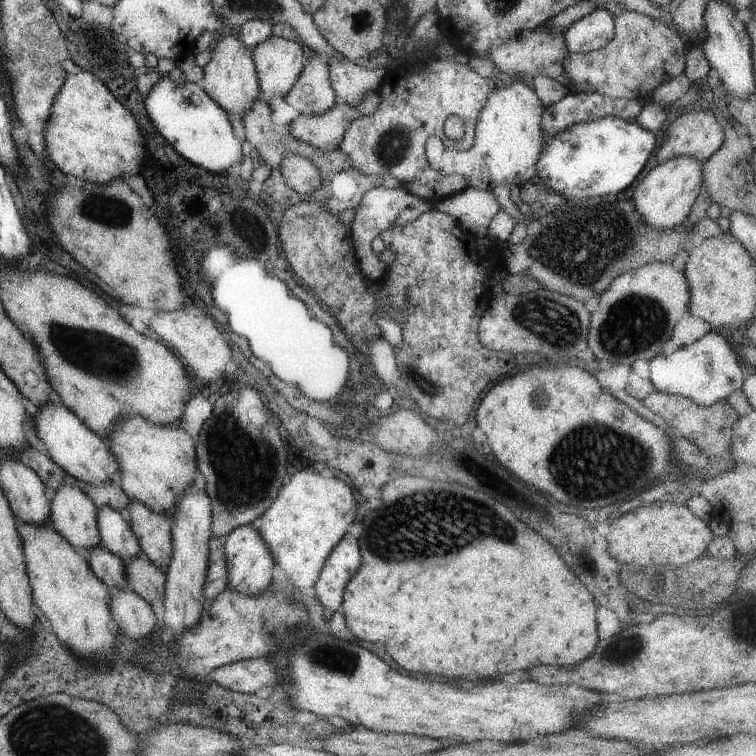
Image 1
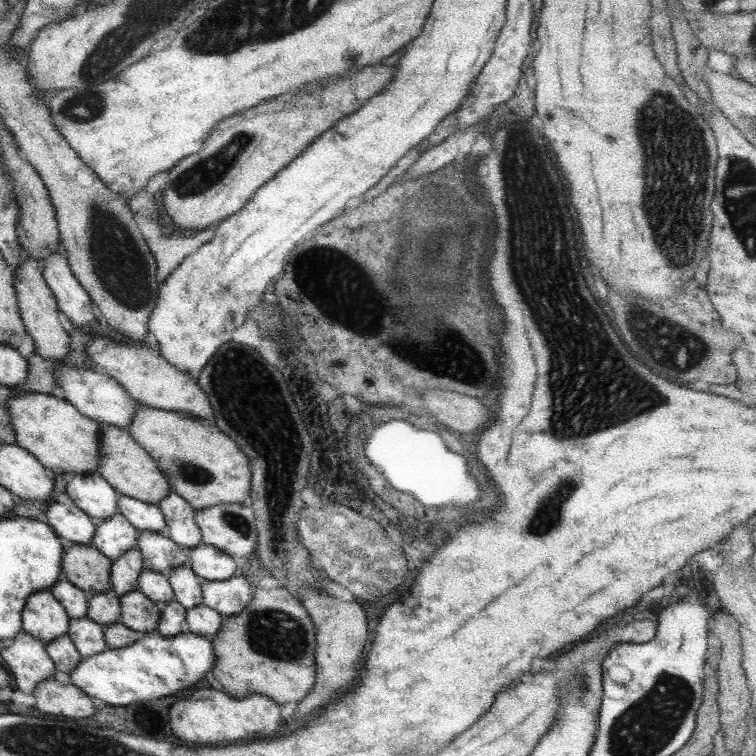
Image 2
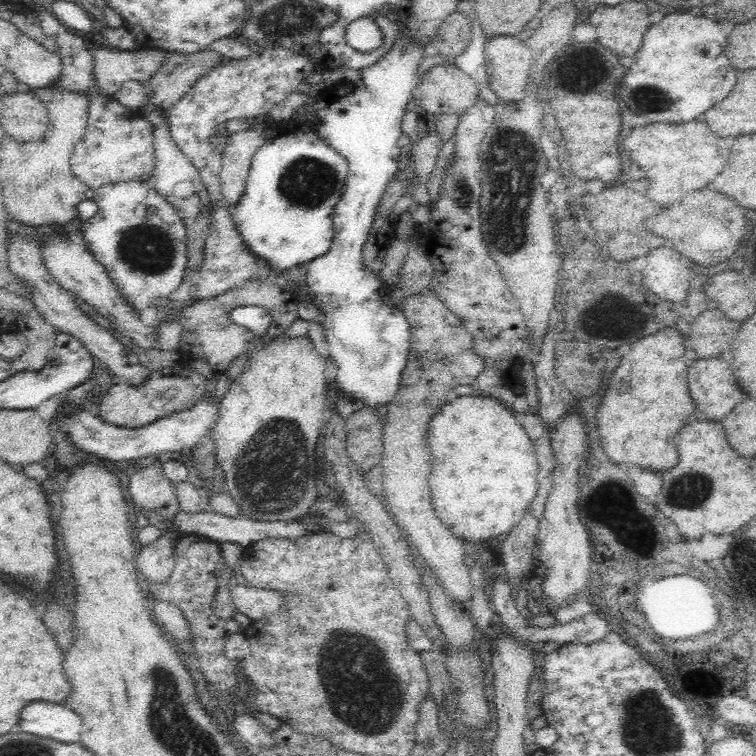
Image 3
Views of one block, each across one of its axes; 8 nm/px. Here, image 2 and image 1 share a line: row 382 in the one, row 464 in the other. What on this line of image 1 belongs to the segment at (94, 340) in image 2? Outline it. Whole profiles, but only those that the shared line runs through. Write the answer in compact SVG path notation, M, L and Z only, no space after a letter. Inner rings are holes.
M134 416L118 419L105 442L118 464L116 480L128 498L172 518L178 500L195 476L195 450L191 434L177 425L156 425Z

